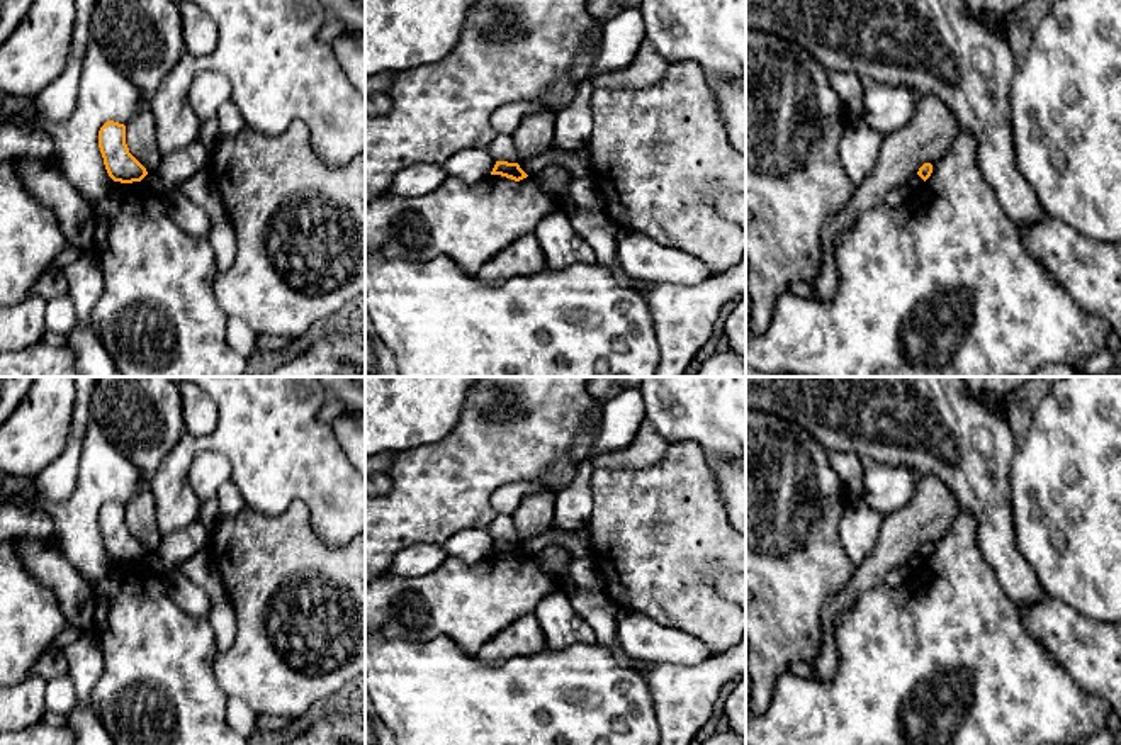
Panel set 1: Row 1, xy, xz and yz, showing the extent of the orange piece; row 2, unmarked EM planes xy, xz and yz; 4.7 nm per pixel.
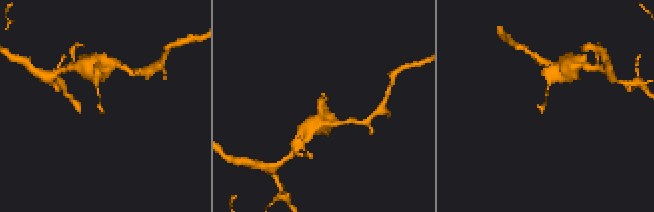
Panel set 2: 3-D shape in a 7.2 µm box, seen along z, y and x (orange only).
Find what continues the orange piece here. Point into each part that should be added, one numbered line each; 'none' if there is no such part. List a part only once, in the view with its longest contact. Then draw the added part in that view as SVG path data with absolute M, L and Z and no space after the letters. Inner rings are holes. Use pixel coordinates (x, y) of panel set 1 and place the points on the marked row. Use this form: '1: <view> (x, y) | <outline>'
none

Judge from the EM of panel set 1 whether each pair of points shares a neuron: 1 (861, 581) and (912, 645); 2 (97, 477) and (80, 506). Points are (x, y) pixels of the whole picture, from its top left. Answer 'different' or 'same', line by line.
1: different
2: same

